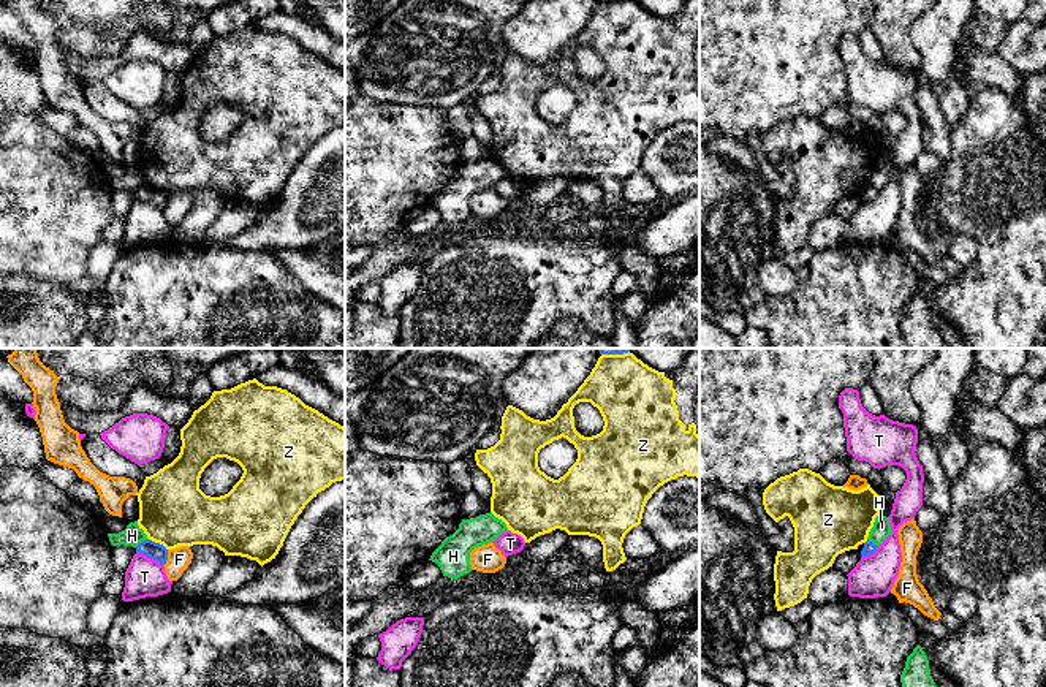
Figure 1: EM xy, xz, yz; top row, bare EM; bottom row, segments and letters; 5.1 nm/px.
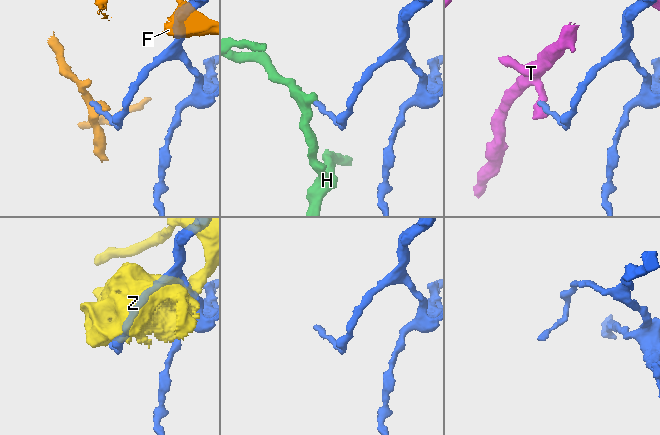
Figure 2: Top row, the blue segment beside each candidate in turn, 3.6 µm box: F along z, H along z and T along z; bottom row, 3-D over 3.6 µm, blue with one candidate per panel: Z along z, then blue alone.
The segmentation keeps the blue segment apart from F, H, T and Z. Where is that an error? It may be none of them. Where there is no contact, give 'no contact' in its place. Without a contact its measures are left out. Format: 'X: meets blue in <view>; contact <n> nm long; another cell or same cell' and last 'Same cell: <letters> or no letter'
F: meets blue in xy; contact 90 nm long; another cell
H: meets blue in xy; contact 80 nm long; another cell
T: meets blue in xy; contact 150 nm long; another cell
Z: meets blue in xy; contact 110 nm long; another cell
Same cell: no letter

